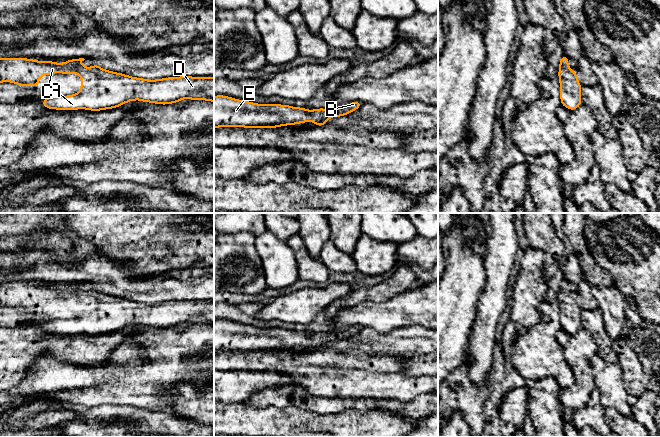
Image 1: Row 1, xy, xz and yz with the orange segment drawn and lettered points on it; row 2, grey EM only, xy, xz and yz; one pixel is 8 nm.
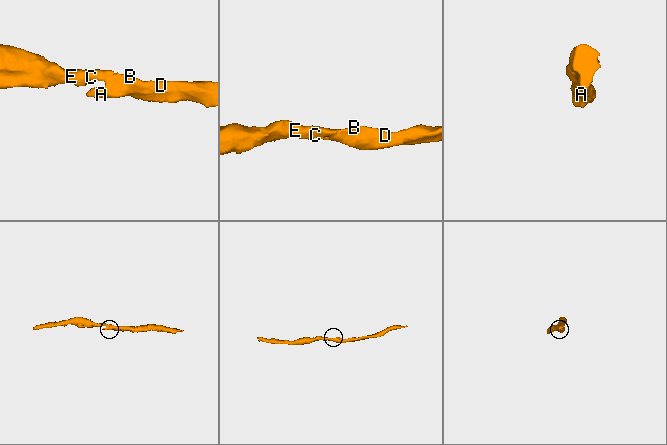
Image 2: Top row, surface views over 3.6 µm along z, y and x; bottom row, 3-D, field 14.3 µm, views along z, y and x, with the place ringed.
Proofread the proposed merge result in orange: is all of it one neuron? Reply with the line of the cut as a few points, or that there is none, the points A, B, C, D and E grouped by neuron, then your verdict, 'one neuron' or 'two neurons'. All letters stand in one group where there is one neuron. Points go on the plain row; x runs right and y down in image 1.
no cut; A B C D E; one neuron

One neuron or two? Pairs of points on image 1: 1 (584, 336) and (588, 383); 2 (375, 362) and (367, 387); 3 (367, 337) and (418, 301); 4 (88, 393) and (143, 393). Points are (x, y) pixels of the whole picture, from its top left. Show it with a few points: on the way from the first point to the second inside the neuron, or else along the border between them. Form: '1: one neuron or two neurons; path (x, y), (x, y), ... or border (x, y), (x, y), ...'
1: one neuron; path (584, 348), (584, 371)
2: two neurons; border (349, 367), (395, 372)
3: two neurons; border (363, 326), (378, 331), (390, 331), (400, 327)
4: one neuron; path (102, 393), (129, 393)

